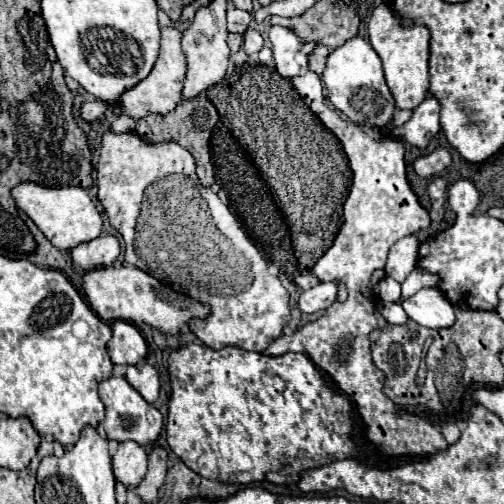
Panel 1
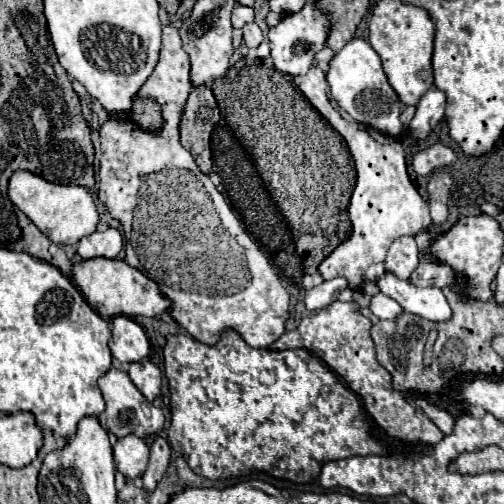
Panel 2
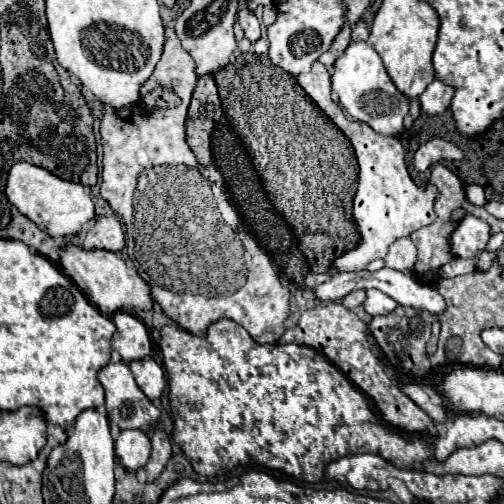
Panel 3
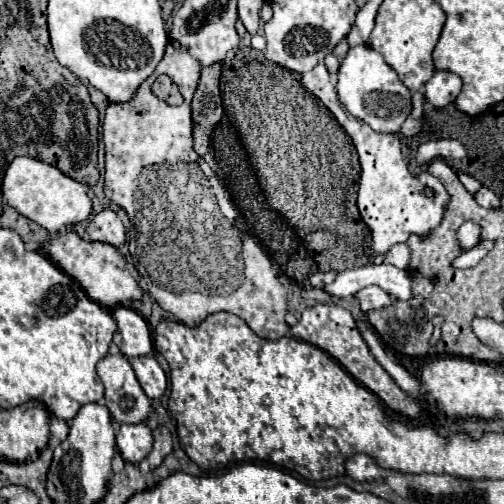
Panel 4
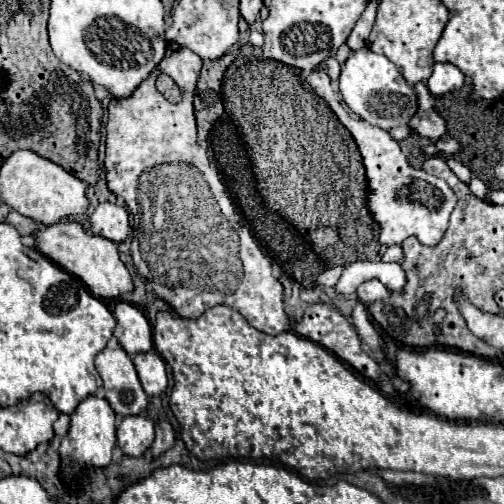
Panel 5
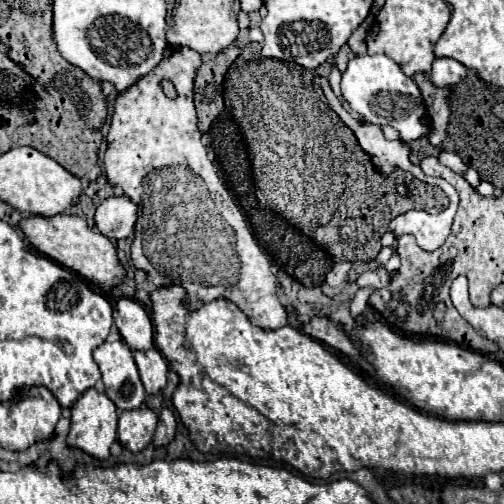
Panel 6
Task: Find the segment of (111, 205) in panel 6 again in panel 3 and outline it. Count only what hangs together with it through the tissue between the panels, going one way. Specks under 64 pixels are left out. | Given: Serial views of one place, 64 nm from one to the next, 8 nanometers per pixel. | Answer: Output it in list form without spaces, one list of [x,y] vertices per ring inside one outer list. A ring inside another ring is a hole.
[[[98,218],[88,234],[82,238],[82,248],[86,250],[108,250],[120,252],[124,248],[124,232],[116,218]]]

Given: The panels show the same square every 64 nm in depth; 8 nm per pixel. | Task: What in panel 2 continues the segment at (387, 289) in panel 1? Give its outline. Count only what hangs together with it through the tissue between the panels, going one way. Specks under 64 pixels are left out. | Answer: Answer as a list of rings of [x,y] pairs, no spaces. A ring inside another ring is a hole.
[[[390,272],[384,274],[378,286],[380,292],[396,300],[404,308],[404,312],[420,316],[428,322],[448,322],[452,318],[452,310],[440,288],[408,286],[408,280],[396,280],[396,276],[392,276]]]

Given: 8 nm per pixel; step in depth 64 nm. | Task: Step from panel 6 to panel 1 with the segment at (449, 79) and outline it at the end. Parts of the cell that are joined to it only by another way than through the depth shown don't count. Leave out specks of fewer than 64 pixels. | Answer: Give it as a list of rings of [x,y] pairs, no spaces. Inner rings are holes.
[[[428,96],[414,112],[412,112],[412,118],[400,126],[400,128],[394,128],[392,136],[396,140],[402,140],[402,142],[408,142],[412,146],[418,146],[418,148],[426,148],[430,144],[430,140],[438,134],[440,130],[440,106],[436,102],[436,98]]]

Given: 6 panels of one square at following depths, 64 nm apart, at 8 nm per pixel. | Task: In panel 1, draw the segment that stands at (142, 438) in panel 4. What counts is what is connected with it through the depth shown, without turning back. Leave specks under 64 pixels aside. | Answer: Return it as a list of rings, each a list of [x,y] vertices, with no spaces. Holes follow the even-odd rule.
[[[132,440],[120,444],[118,452],[112,458],[114,476],[128,490],[136,488],[142,482],[142,478],[146,476],[146,464],[148,464],[148,456],[144,448]]]

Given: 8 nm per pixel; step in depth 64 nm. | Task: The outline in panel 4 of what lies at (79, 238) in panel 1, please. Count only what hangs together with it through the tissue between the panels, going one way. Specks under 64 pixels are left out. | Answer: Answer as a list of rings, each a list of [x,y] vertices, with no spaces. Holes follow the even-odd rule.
[[[18,156],[6,170],[2,182],[2,194],[6,202],[16,208],[22,216],[30,218],[38,226],[46,228],[52,236],[72,228],[78,222],[88,220],[92,214],[92,202],[88,198],[88,186],[64,176],[58,168],[32,160],[28,156]]]

